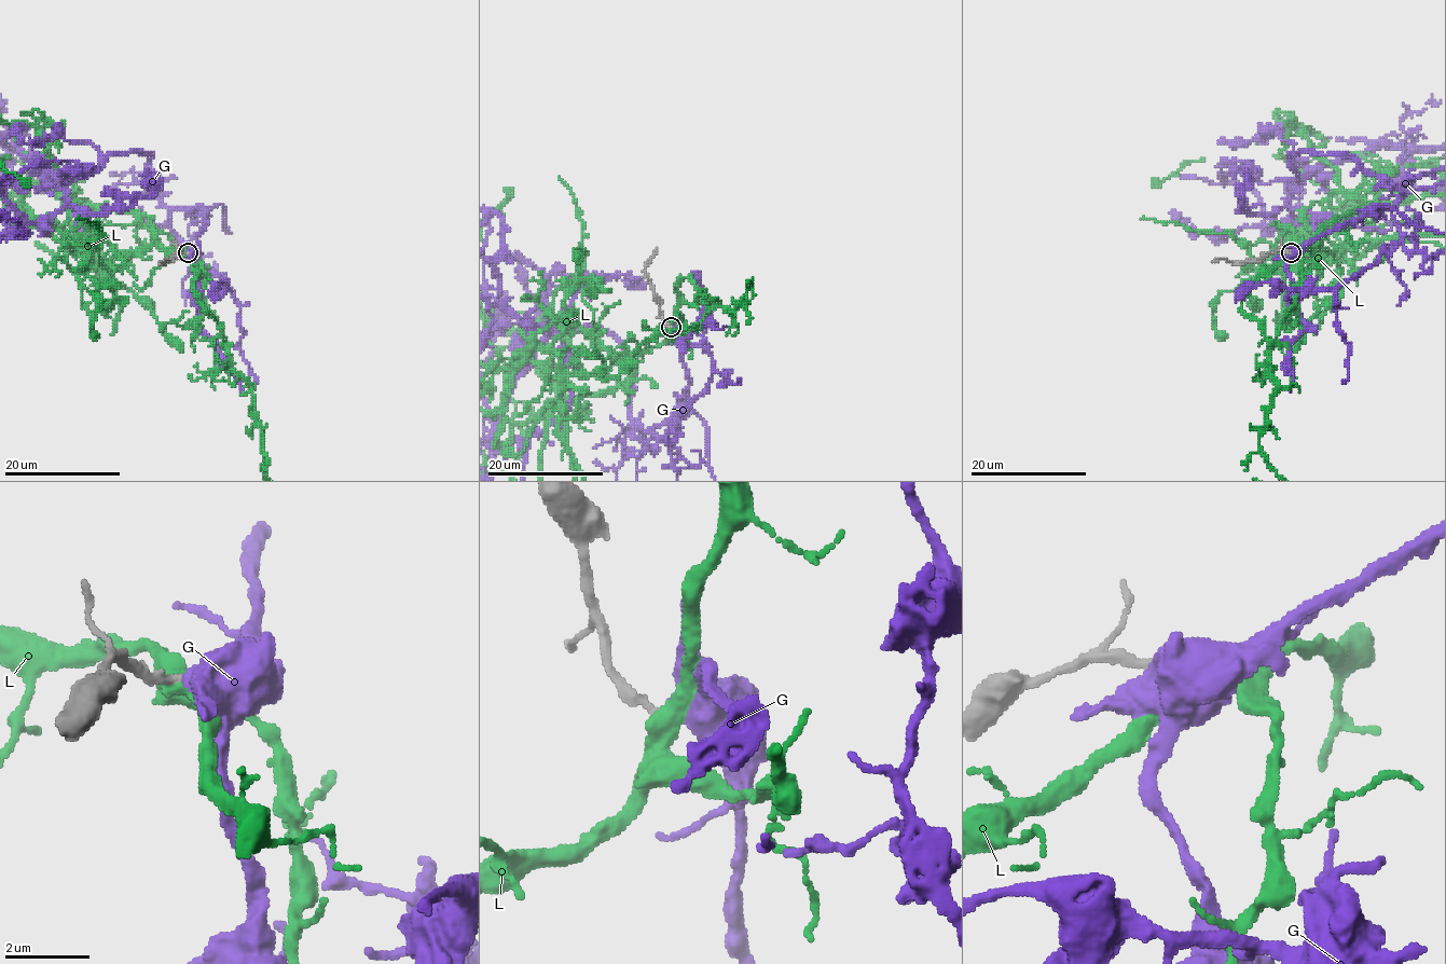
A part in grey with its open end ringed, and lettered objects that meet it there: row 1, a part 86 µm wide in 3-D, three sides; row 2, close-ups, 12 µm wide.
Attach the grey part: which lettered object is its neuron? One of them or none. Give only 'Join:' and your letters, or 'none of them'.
Join: none of them

